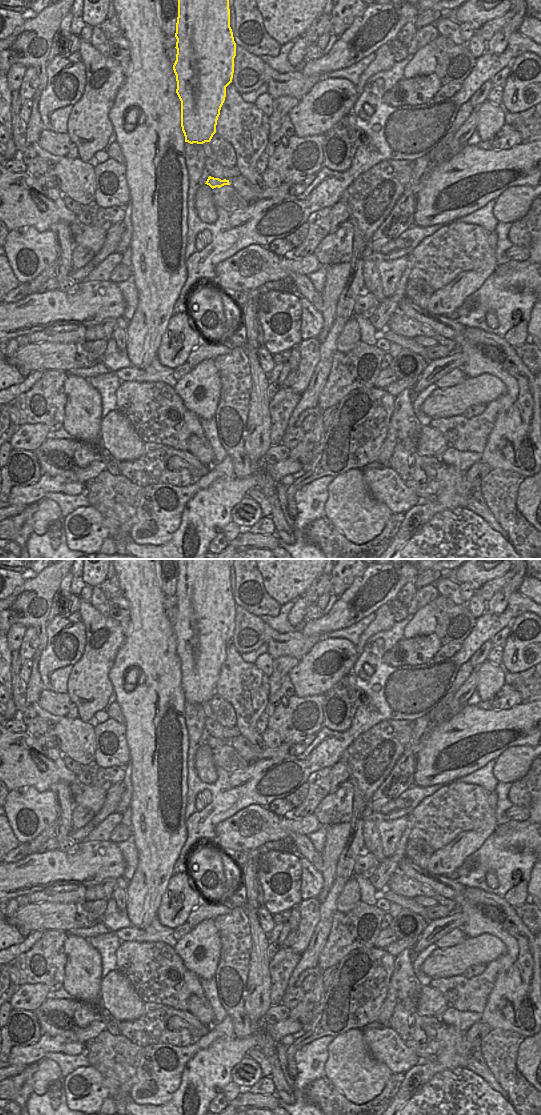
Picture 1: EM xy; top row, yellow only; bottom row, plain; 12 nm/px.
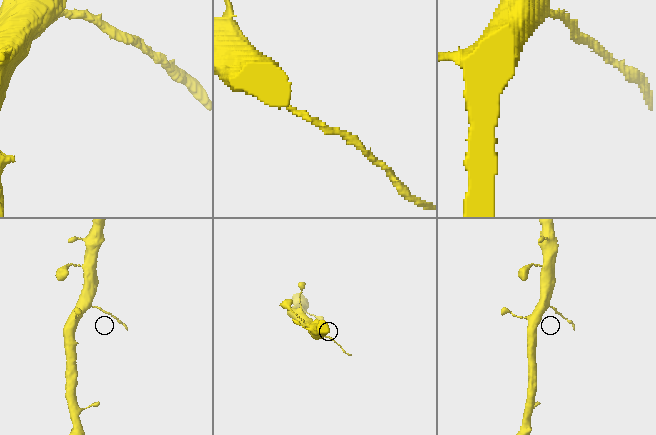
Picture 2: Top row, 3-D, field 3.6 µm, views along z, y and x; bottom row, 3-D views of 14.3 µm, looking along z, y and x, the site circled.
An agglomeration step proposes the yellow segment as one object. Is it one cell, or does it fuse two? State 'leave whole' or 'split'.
split

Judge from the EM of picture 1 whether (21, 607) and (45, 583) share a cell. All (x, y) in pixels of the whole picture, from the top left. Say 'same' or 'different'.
same

